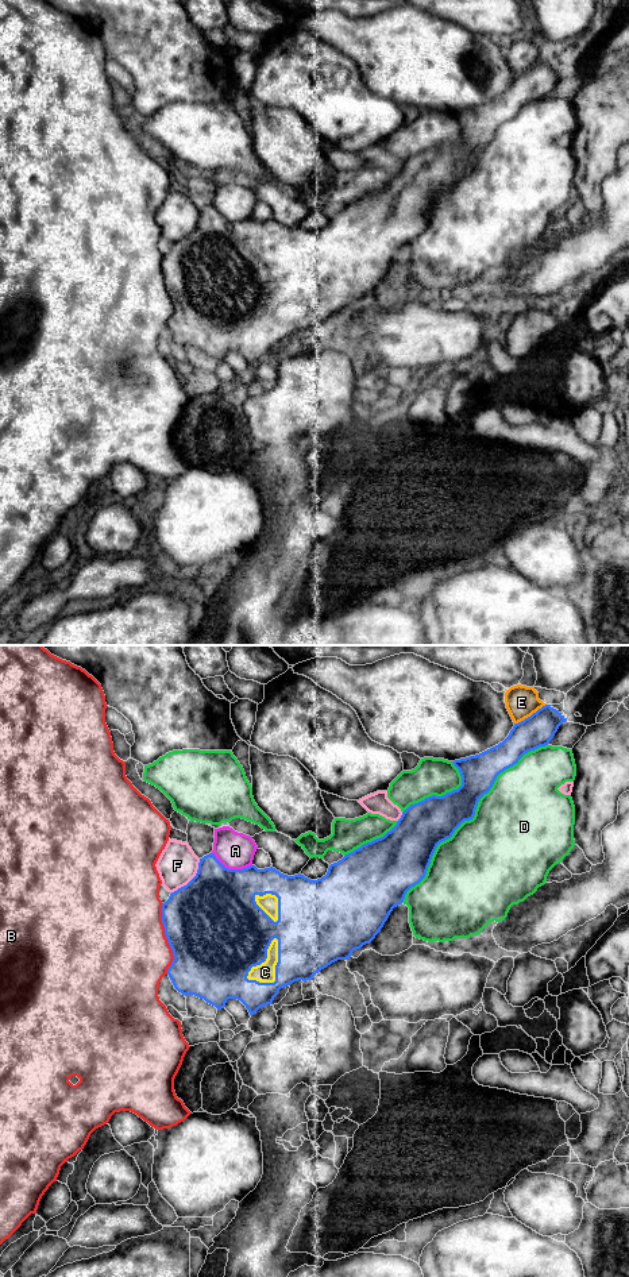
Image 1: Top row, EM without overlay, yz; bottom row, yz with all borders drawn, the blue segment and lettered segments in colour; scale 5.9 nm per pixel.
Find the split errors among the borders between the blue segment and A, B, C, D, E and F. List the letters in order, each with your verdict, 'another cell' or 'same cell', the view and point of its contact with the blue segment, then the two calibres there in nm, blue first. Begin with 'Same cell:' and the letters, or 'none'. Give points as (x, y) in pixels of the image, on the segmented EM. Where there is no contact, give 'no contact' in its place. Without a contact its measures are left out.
Same cell: C
A: another cell | yz (231, 870) | 460/220 nm
B: another cell | yz (166, 937) | 500/500 nm
C: same cell | yz (263, 961) | 460/120 nm
D: another cell | yz (470, 818) | 280/480 nm
E: another cell | yz (531, 716) | 190/190 nm
F: another cell | yz (192, 879) | 500/240 nm

